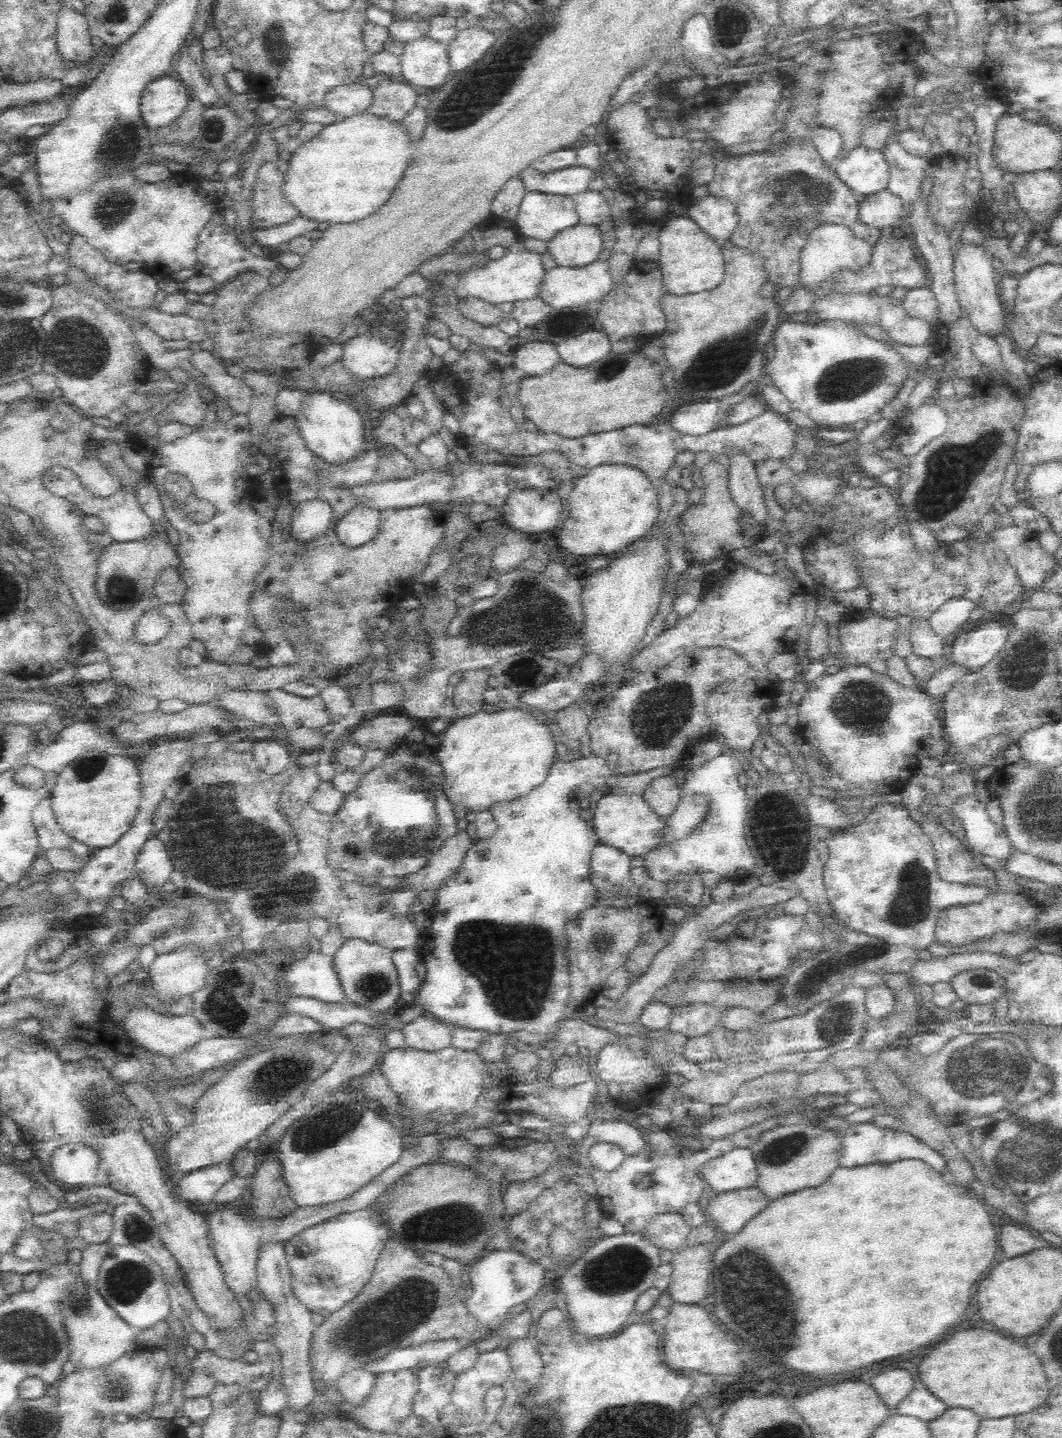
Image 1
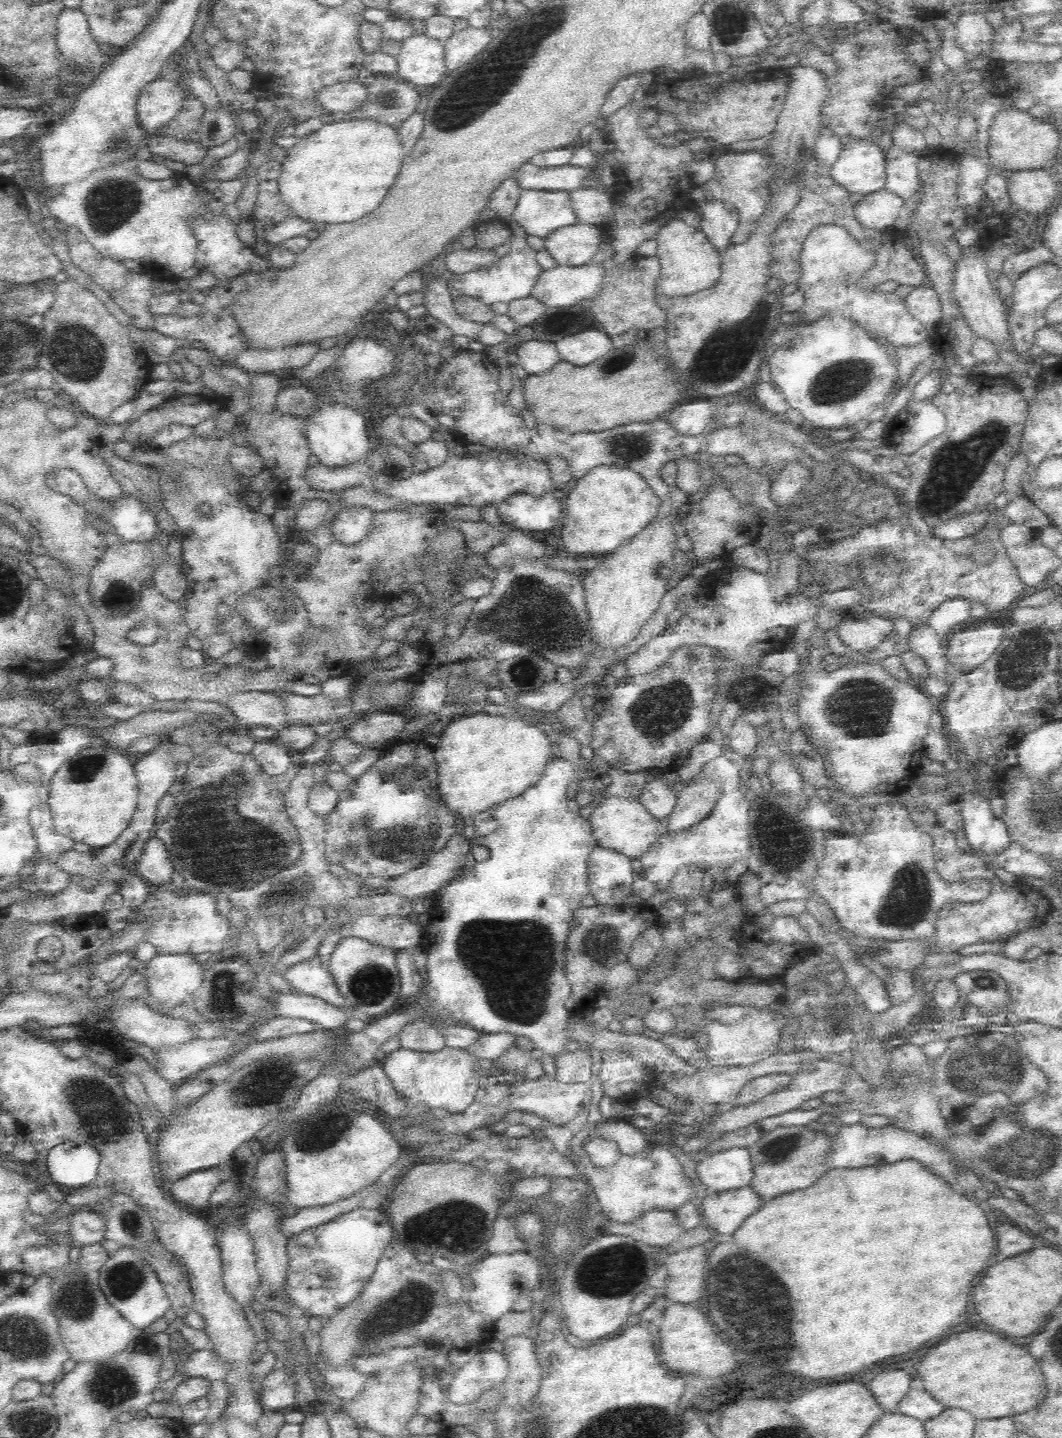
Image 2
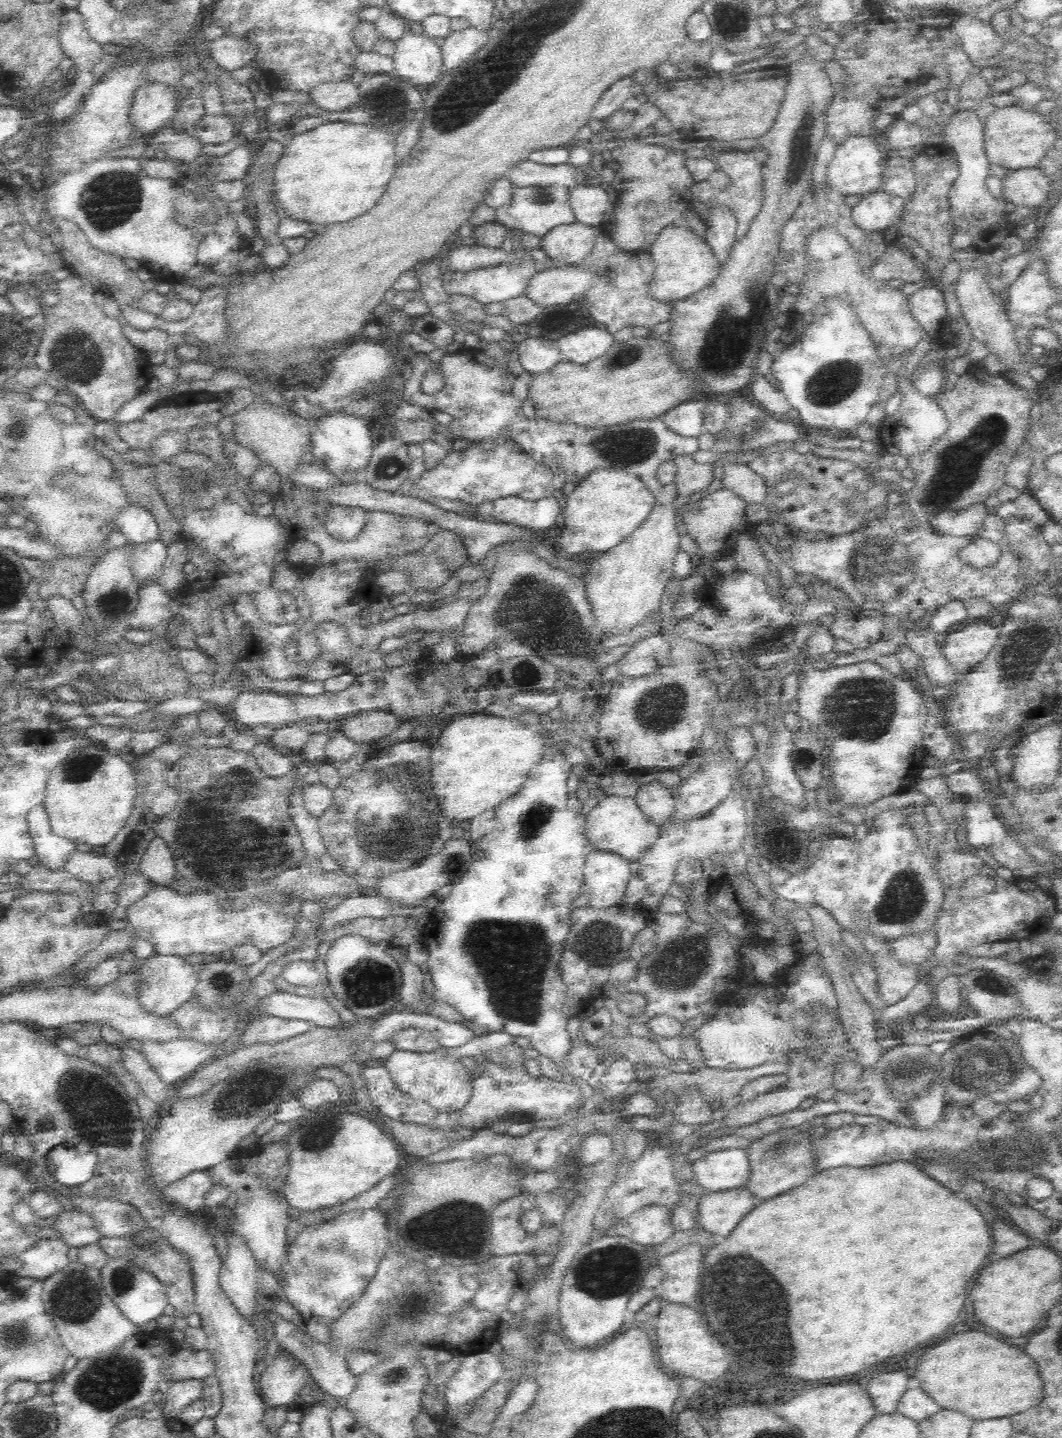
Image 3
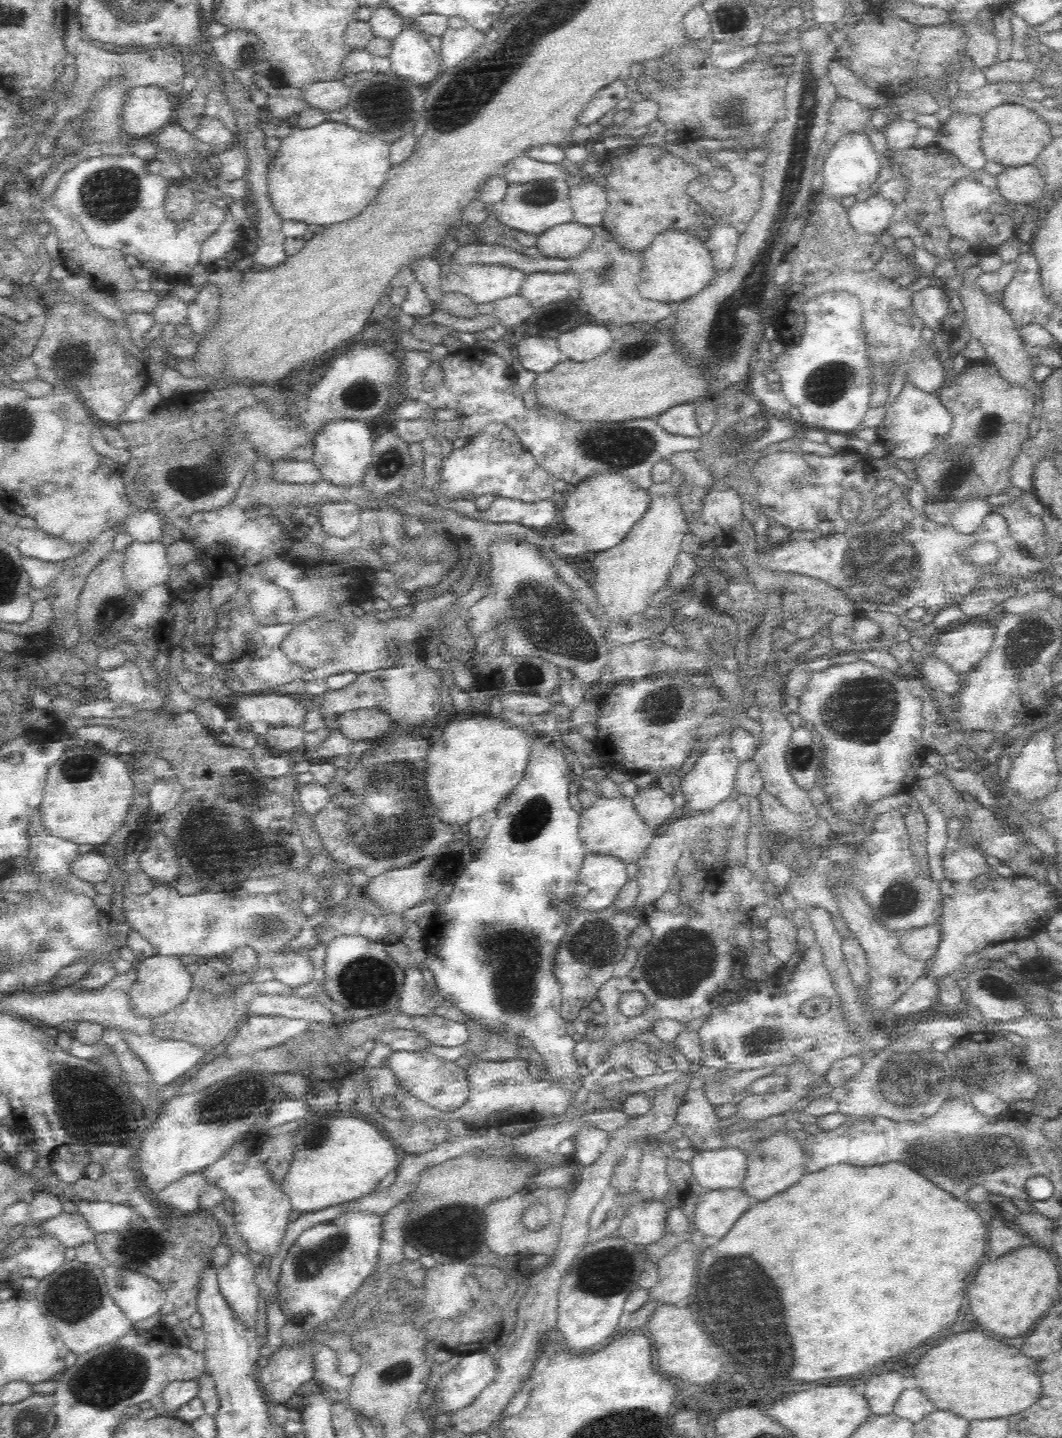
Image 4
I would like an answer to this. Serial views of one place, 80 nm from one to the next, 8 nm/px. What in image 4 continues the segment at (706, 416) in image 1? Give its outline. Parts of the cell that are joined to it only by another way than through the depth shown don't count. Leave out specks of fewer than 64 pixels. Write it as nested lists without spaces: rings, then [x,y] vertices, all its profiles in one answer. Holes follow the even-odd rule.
[[[679,404],[668,408],[666,412],[657,416],[656,420],[668,433],[698,438],[704,436],[696,423],[693,404]]]

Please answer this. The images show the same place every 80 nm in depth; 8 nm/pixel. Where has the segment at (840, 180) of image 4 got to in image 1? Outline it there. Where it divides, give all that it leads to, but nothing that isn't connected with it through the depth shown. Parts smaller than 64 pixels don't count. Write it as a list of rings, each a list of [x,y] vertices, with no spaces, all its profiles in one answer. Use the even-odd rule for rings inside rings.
[[[860,144],[837,161],[834,172],[845,185],[848,185],[852,192],[855,194],[866,194],[867,197],[887,188],[890,167],[884,158],[882,150],[870,150]]]

